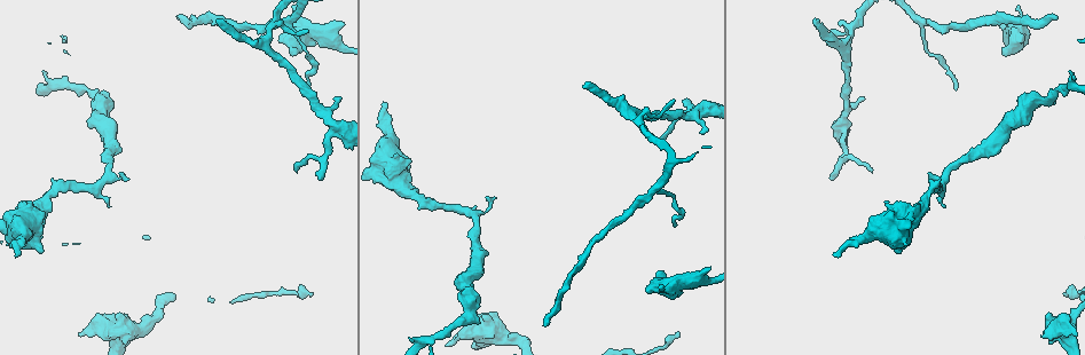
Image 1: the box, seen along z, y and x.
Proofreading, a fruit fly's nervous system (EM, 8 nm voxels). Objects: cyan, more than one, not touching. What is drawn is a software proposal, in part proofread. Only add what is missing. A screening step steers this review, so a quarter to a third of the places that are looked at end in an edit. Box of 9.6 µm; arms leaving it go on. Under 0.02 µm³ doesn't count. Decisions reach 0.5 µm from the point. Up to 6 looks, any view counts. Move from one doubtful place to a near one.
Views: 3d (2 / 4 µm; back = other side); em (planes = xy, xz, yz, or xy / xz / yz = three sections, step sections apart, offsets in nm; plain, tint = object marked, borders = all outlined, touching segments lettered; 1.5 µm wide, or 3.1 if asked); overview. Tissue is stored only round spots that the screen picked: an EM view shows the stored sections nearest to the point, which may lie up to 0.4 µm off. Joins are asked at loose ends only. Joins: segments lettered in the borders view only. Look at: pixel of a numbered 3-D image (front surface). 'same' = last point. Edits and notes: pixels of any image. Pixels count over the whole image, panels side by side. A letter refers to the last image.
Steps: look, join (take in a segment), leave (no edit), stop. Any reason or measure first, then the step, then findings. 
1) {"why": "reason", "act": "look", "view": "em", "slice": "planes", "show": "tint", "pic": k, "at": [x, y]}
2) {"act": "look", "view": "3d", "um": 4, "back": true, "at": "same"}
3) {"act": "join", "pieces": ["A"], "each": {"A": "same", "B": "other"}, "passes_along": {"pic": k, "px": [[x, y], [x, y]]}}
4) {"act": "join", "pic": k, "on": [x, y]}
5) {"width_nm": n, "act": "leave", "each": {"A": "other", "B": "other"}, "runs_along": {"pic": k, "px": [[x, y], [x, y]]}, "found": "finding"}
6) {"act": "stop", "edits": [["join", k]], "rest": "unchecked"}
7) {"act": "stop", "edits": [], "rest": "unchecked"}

{"why": "free end", "act": "look", "view": "3d", "um": 2, "back": true, "pic": 1, "at": [819, 19]}

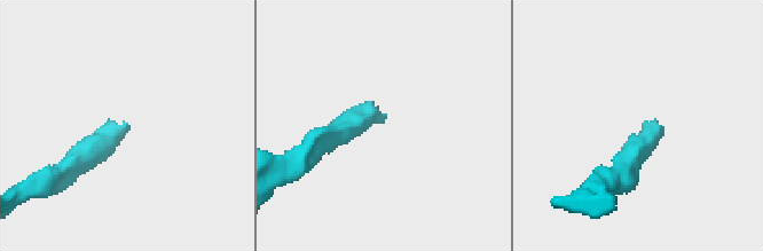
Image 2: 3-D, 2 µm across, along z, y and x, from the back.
{"act": "look", "view": "em", "slice": "xy", "step": 8, "show": "plain", "pic": 2, "at": [647, 122]}

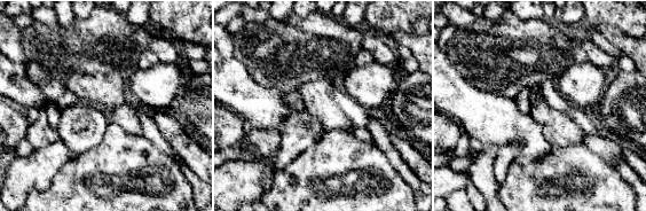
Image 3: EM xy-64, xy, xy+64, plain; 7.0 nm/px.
{"why": "what lies round it", "act": "look", "view": "em", "slice": "xy", "step": 8, "show": "borders", "at": "same"}

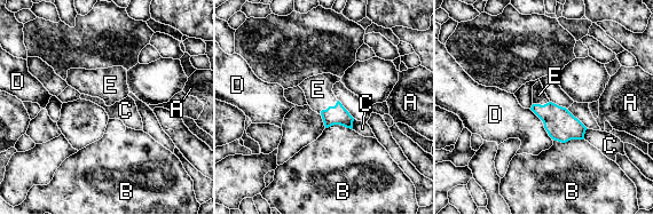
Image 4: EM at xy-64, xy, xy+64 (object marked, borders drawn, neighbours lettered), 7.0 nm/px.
{"width_nm": 140, "act": "join", "pieces": ["E"], "each": {"A": "other", "B": "other", "C": "other", "D": "other", "E": "same"}, "passes_along": {"pic": 4, "px": [[337, 114], [329, 106], [317, 89]]}, "found": "it goes on there"}

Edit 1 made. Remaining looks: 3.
{"why": "redraw", "act": "look", "view": "overview"}

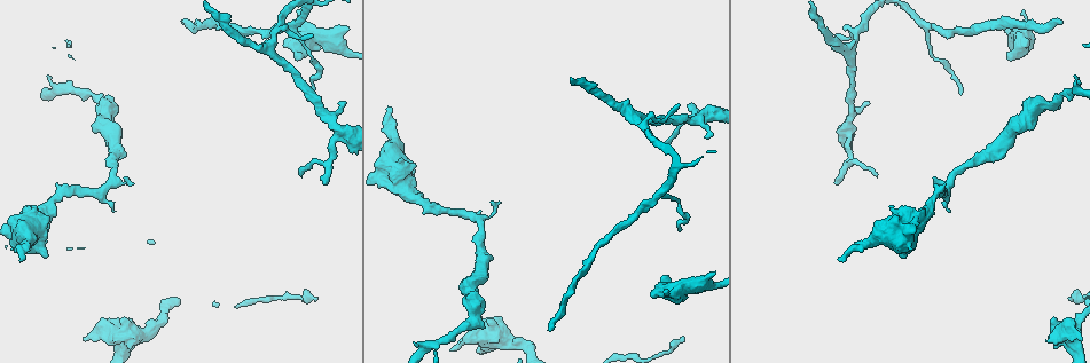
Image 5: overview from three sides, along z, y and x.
{"why": "an open end", "act": "look", "view": "em", "slice": "planes", "show": "borders", "pic": 5, "at": [389, 108]}

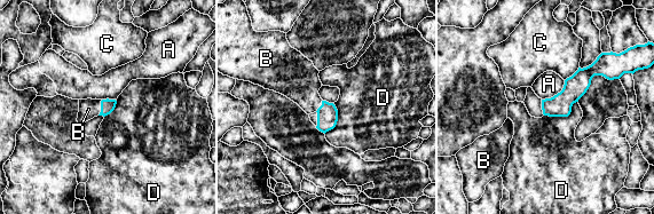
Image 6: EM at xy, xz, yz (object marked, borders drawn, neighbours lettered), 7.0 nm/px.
{"act": "join", "pieces": ["B"], "each": {"A": "other", "B": "same", "C": "other", "D": "other"}, "found": "it goes on there"}

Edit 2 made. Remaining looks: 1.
{"act": "stop", "edits": [["join", 4], ["join", 6]], "rest": "unchecked"}

